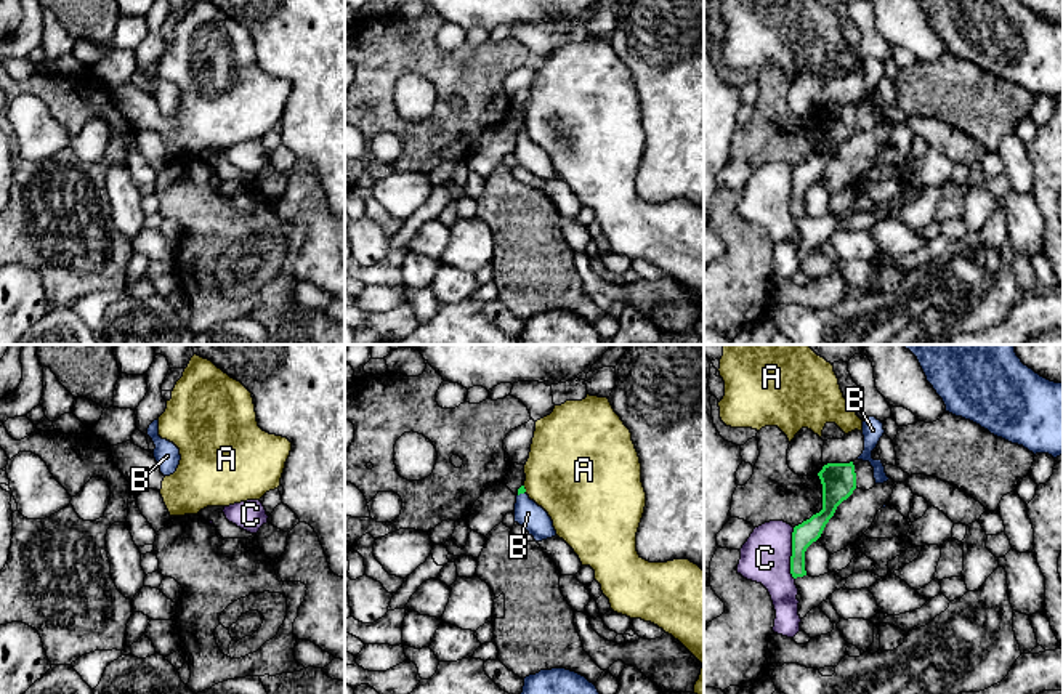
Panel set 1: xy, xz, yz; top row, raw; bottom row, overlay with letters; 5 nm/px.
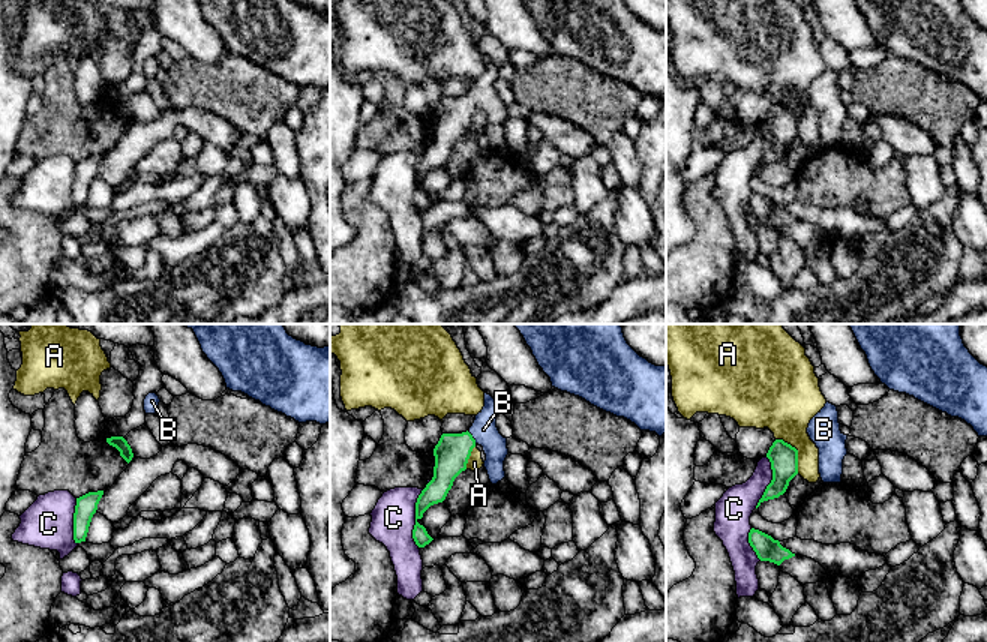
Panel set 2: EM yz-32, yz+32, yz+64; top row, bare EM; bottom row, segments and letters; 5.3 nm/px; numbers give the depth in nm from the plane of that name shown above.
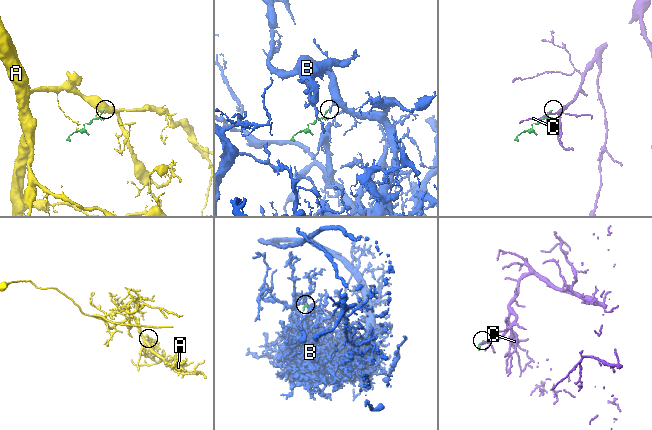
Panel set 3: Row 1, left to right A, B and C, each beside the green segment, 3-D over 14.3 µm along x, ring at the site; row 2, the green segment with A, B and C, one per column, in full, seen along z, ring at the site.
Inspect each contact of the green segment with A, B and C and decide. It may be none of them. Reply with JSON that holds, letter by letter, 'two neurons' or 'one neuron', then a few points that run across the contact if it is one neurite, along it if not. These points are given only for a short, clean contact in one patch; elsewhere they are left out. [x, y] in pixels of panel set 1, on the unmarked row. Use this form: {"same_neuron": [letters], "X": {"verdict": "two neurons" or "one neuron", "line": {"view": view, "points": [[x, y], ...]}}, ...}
{"same_neuron": ["B"], "A": {"verdict": "two neurons"}, "B": {"verdict": "one neuron", "line": {"view": "xz", "points": [[521, 130], [521, 133], [528, 154]]}}, "C": {"verdict": "two neurons"}}

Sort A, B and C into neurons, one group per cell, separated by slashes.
A / B / C

